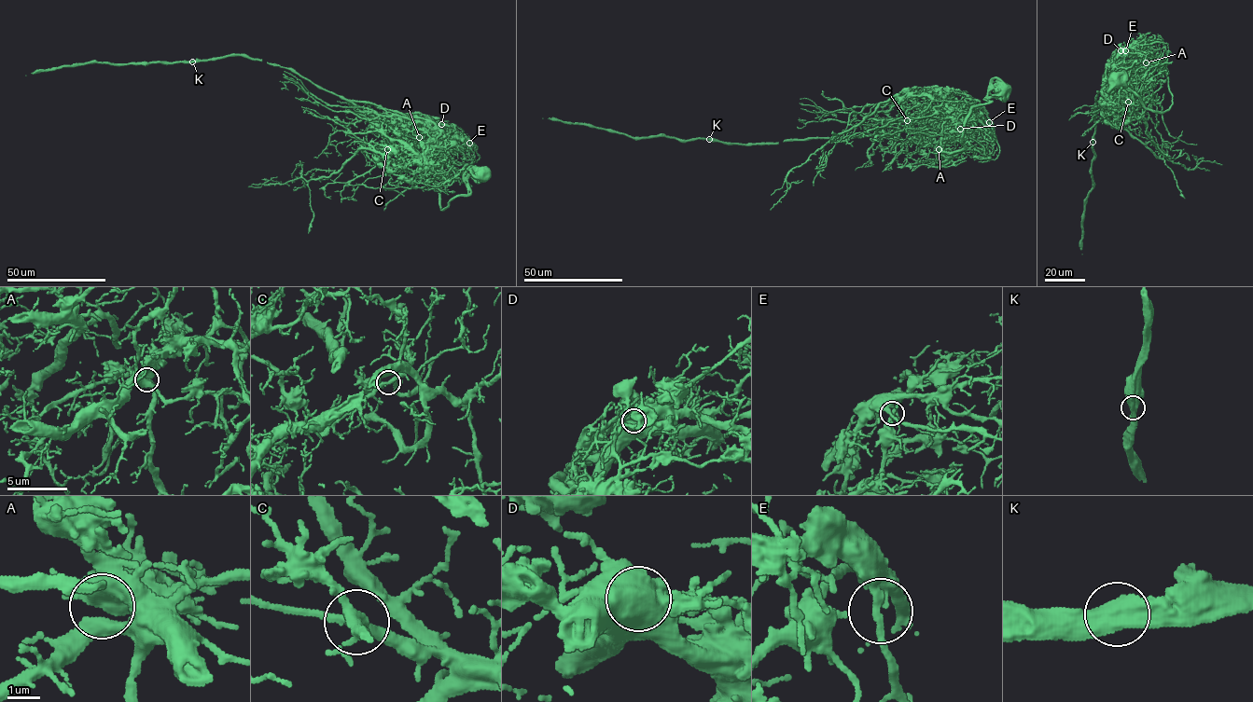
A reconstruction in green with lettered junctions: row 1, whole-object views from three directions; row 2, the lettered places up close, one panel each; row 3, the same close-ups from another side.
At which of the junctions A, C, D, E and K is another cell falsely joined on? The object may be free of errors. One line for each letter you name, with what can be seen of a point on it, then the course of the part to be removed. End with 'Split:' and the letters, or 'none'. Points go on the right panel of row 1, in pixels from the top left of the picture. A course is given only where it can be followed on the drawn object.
Split: none

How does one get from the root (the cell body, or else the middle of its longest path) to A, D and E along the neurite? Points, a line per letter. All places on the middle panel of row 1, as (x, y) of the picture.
A: (1003, 88), (971, 109), (964, 147), (945, 152), (942, 125), (954, 110), (957, 114), (939, 149)
D: (1003, 88), (988, 103), (971, 109), (964, 130), (964, 147), (941, 151), (942, 125), (954, 110), (960, 129)
E: (1003, 88), (971, 109), (964, 147), (941, 151), (942, 125), (951, 115), (967, 110), (989, 122)

